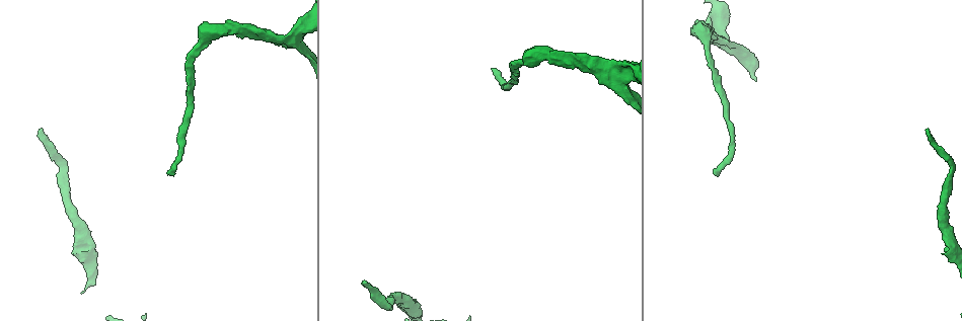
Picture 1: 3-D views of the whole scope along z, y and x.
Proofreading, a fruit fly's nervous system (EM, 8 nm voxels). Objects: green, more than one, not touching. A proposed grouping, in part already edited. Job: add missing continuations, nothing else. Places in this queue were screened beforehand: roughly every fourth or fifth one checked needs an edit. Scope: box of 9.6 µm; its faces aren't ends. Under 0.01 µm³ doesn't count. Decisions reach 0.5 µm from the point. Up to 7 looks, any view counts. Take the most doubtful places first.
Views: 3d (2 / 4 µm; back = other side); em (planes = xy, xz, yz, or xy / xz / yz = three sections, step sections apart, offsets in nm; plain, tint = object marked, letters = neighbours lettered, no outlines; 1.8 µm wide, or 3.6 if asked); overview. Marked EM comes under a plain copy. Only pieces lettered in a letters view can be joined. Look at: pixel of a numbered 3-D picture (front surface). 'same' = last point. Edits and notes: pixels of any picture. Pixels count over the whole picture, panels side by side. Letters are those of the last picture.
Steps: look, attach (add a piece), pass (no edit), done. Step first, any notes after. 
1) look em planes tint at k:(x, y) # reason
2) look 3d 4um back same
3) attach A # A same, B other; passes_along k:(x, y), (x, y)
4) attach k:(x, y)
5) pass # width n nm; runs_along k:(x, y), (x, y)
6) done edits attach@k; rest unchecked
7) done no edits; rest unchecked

look em xy step 16 tint at 1:(41, 128)

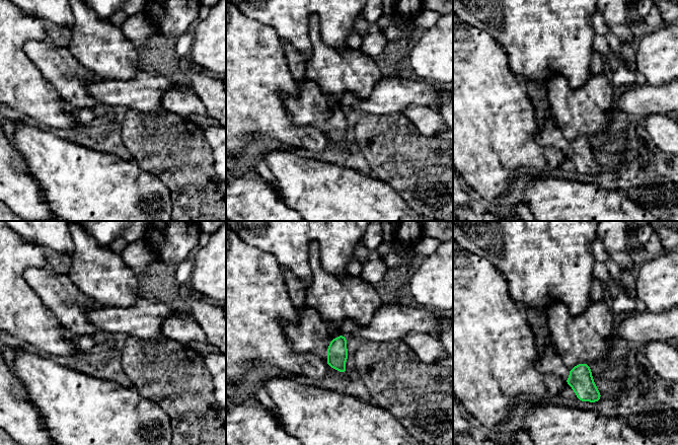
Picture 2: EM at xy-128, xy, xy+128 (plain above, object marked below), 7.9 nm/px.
look em planes letters same # another direction

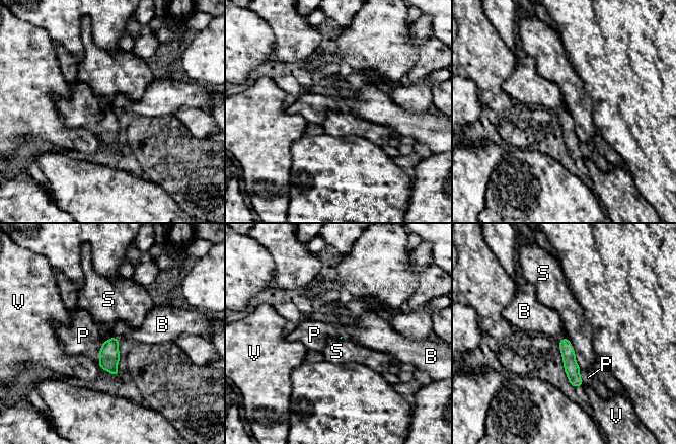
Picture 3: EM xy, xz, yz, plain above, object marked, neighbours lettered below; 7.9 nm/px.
attach P # B other, P same, S other, V other; the neuron continues

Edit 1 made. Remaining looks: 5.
look overview # redraw

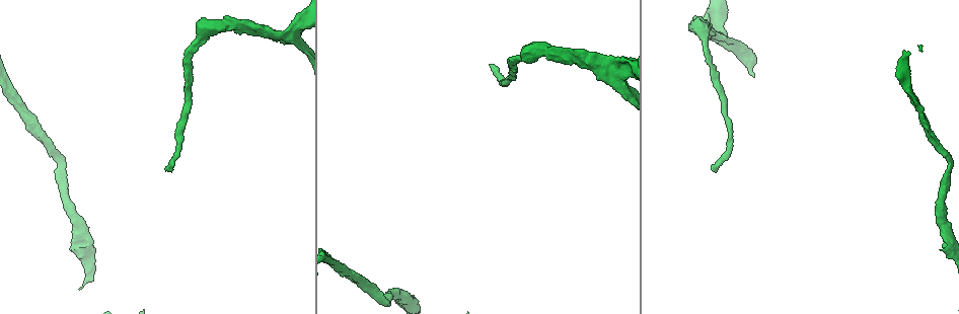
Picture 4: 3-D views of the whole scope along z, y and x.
look em planes letters at 4:(72, 250) # an open end

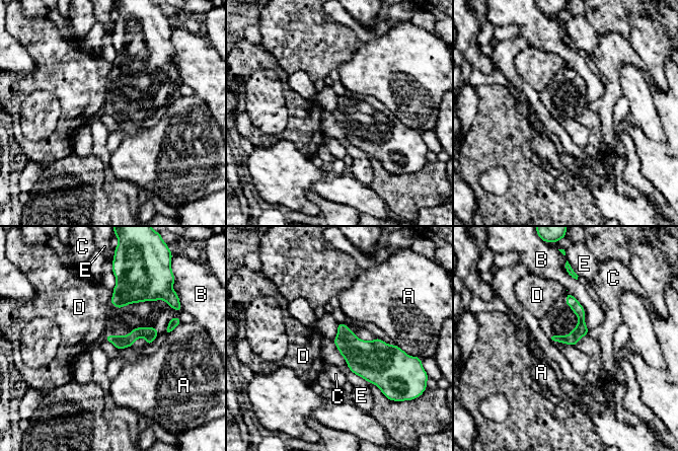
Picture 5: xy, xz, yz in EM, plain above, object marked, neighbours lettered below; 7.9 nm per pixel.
pass # A other, B other, C other, D other, E other; runs_along 5:(569, 296), (581, 314), (573, 343); no lettered piece goes on from it

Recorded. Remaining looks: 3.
look em planes letters at 4:(291, 33) # sharp bend

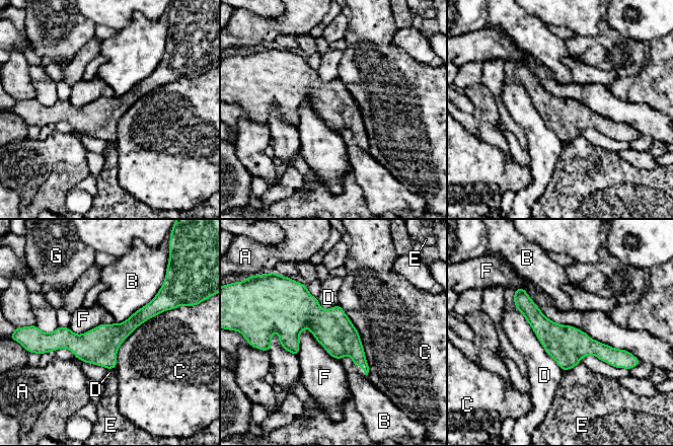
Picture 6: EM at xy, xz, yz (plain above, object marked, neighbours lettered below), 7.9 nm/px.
pass # A other, B other, C other, D other, E other, F other, G other; border 6:(515, 290), (551, 320), (628, 352); none of them fits

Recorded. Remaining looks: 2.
done edits attach@3; rest unchecked

